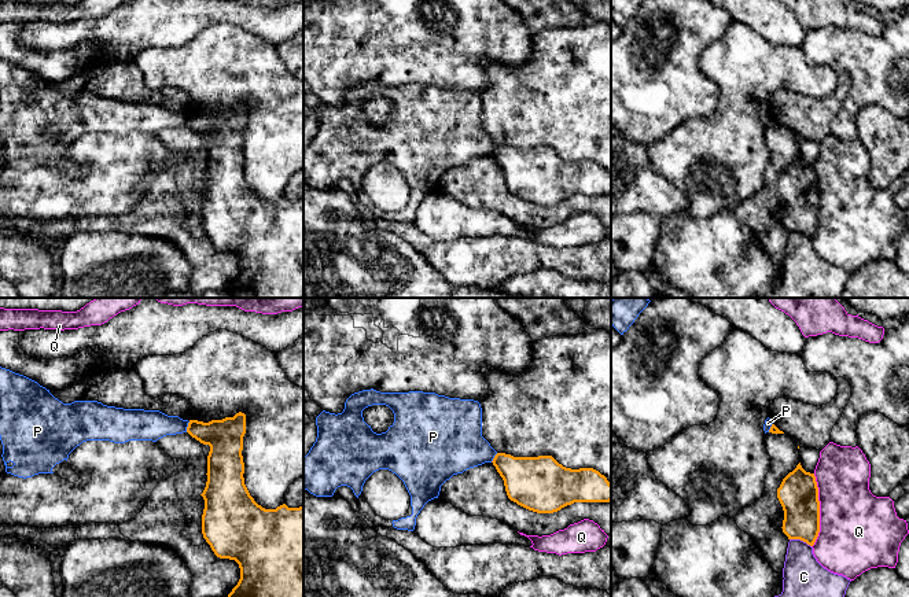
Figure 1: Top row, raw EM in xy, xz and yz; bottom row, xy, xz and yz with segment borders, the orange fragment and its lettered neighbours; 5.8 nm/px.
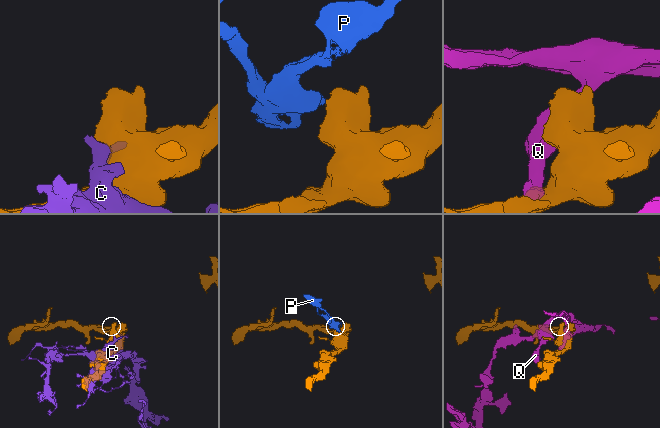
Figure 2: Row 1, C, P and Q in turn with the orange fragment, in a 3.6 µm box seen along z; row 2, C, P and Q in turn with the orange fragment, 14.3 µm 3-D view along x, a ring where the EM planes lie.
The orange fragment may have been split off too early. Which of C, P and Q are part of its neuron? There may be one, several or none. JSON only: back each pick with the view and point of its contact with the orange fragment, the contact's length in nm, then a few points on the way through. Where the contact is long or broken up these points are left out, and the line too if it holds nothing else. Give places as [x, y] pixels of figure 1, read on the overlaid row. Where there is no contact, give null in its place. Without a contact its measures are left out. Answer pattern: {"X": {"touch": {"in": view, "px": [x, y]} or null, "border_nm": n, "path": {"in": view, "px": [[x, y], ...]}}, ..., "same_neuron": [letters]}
{"same_neuron": []}

